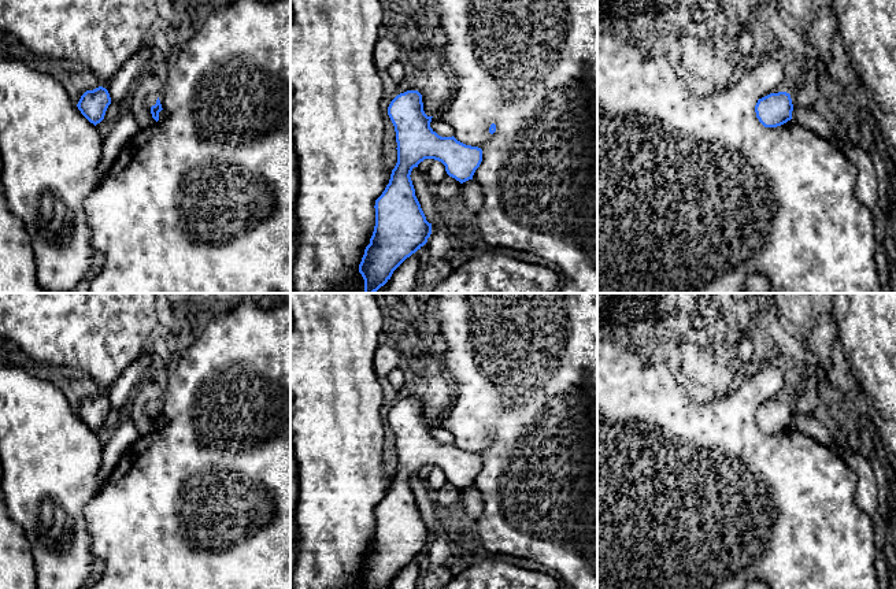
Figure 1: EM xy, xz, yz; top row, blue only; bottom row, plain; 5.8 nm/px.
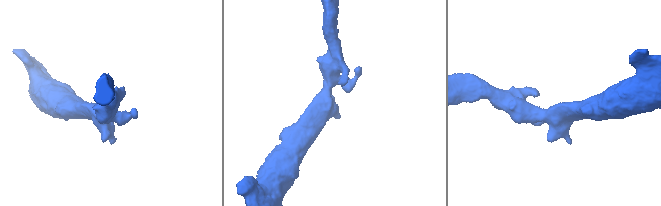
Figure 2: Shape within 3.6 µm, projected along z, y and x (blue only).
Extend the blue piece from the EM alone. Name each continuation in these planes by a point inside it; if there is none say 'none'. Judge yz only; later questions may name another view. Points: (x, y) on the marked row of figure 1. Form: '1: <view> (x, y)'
none

